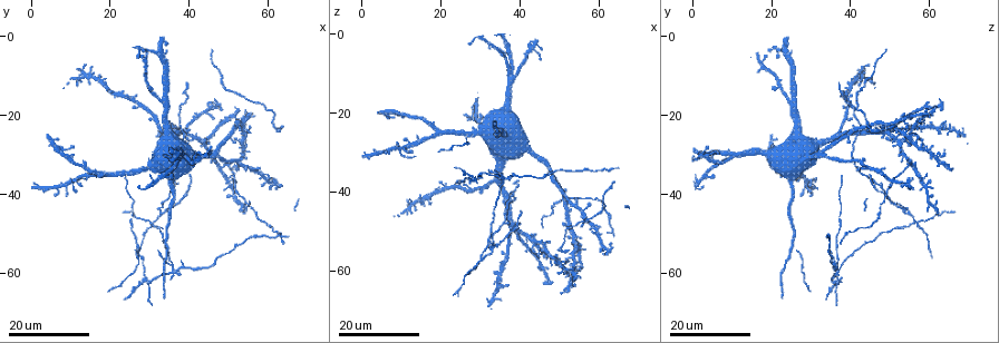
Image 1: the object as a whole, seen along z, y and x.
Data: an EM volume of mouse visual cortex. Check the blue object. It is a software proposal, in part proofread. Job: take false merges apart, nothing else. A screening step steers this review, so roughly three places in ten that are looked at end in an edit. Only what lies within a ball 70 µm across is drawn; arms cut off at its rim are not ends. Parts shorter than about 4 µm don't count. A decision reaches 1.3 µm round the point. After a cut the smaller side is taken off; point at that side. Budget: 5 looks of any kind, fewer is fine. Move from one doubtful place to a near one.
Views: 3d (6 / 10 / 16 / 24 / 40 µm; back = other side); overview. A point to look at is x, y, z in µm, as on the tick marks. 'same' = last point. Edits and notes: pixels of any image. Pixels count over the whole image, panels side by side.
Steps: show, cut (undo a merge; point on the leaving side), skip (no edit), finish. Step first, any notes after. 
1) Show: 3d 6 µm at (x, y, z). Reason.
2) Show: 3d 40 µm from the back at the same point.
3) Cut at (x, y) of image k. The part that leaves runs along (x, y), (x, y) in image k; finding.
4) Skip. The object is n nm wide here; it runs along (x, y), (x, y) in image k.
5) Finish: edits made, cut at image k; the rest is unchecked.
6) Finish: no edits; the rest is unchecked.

Show: 3d 24 µm at (32.5, 45.5, 54.5). Branch point.

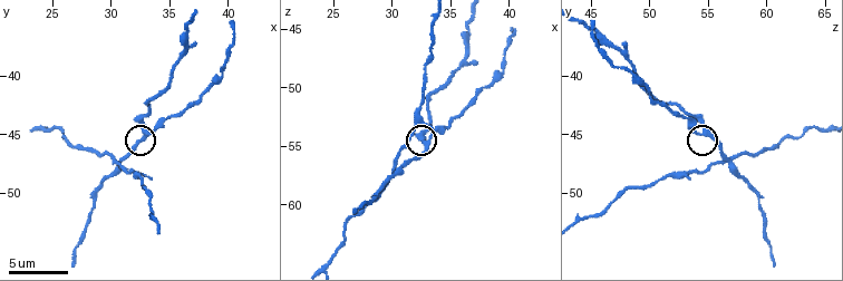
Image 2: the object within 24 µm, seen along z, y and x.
Show: 3d 6 µm at (32.8, 45.0, 54.6).

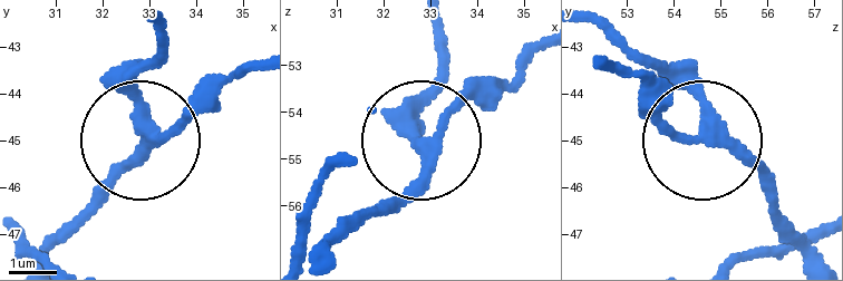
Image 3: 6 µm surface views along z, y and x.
Skip. The side arm is 18 µm long; 3 arms meet here; all the same neuron.

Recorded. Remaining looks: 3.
Show: 3d 16 µm at (29.0, 61.0, 37.0). Four or more arms meet.

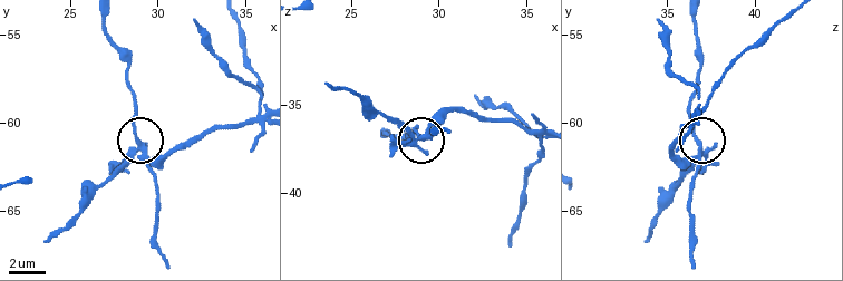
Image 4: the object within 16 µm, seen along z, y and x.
Show: 3d 6 µm at (28.9, 61.2, 36.8). Closer look.

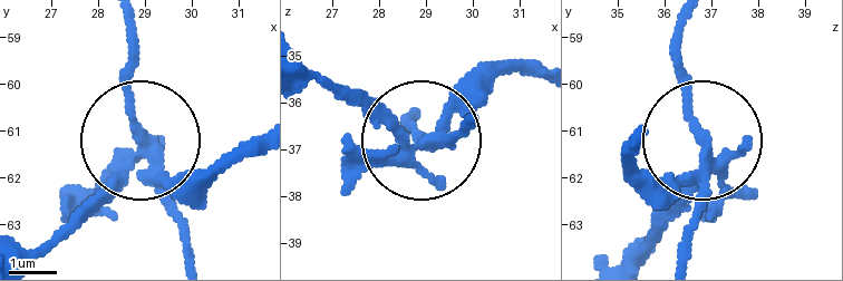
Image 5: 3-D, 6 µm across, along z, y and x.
Cut at (174, 191) of image 5. The object is 240 nm wide here; the part that leaves runs along (152, 162), (183, 181), (255, 157) in image 5; a second neuron is stuck on.

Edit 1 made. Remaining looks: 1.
Finish: edits made, cut at image 5; the rest is unchecked.

